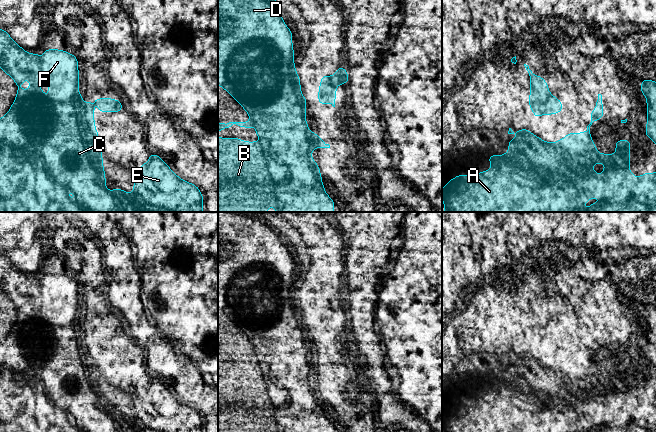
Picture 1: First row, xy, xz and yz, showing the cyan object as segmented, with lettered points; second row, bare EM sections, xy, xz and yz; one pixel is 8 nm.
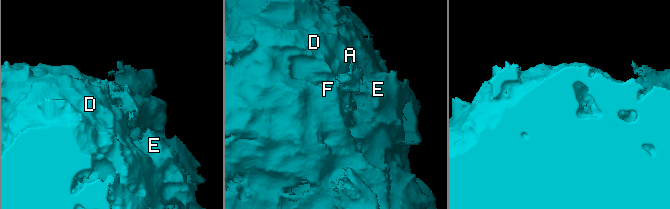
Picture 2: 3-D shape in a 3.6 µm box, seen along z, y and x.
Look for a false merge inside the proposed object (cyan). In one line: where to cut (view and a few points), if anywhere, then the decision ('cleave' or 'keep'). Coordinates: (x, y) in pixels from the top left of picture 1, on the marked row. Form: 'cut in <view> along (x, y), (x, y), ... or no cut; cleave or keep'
no cut; keep

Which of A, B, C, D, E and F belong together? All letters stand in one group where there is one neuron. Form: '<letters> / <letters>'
A B C D E F

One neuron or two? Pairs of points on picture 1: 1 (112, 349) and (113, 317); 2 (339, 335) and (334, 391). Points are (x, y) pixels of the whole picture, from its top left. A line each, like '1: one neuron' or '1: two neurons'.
1: two neurons
2: one neuron

